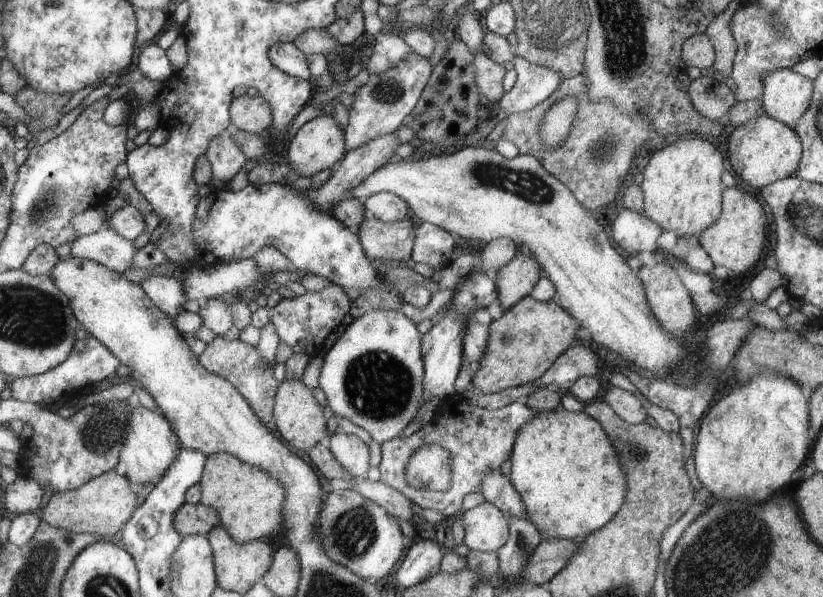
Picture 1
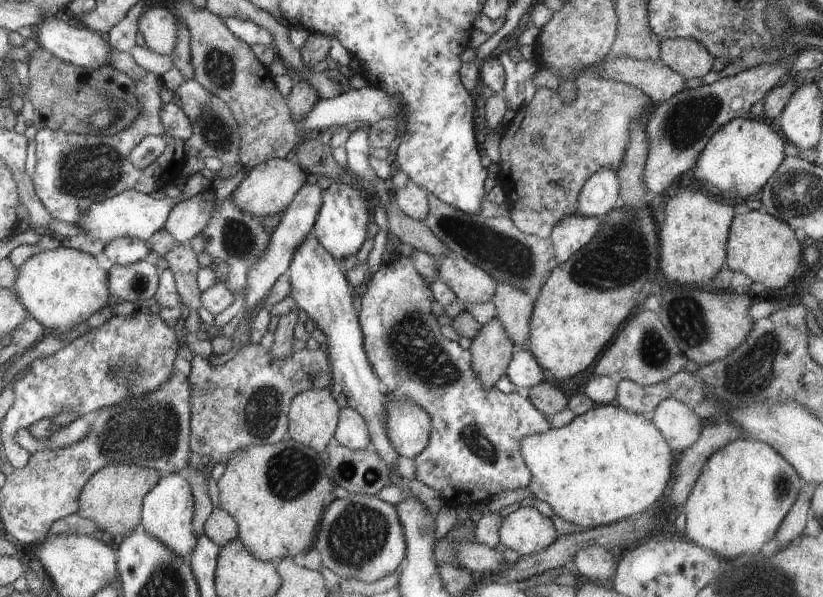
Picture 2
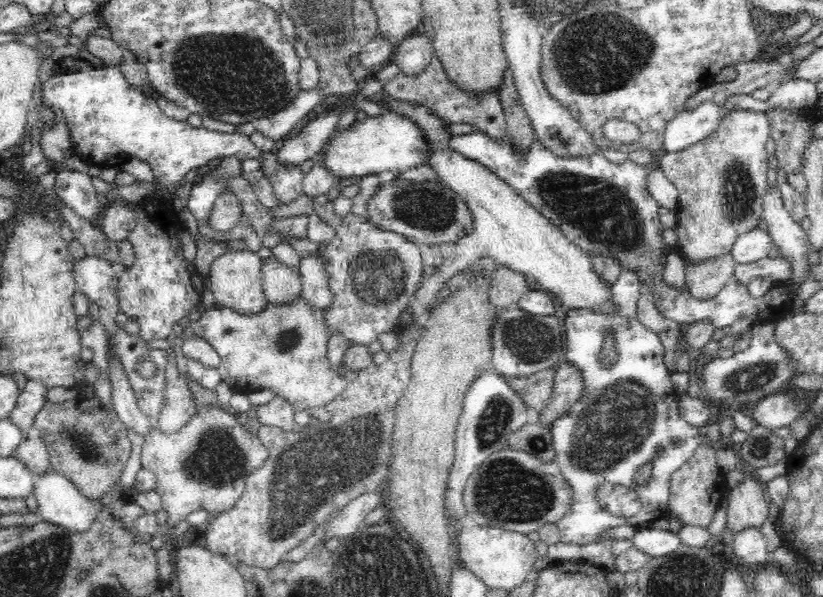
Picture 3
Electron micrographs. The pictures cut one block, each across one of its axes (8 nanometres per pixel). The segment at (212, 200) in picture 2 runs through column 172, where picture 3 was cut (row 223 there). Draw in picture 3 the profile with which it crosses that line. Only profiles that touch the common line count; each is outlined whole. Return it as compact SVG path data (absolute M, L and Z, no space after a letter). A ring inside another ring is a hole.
M230 190L222 192L209 214L207 224L216 232L228 232L243 220L240 199Z

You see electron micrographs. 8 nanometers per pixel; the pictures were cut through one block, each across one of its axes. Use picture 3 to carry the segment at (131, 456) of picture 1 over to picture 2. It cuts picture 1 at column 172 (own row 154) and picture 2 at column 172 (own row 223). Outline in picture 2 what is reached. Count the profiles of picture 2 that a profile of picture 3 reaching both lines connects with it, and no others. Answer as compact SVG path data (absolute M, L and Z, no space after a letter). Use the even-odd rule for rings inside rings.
M172 473L166 478L161 478L160 484L156 484L156 488L153 488L144 499L142 528L168 546L174 554L190 561L190 556L198 543L192 526L192 514L195 512L191 484L180 478L180 474Z

